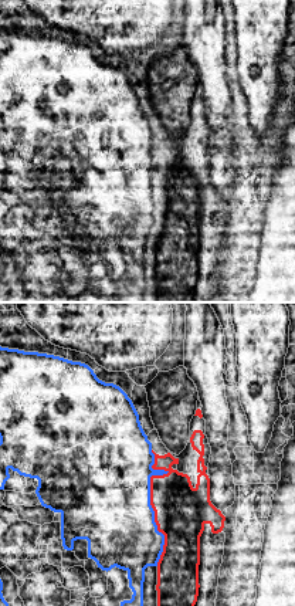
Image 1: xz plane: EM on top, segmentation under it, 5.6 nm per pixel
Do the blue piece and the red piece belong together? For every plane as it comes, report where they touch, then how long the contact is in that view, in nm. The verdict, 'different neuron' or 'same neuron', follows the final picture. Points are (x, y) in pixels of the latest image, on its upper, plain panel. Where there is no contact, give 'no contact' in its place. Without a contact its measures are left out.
(149, 182) | 650 nm

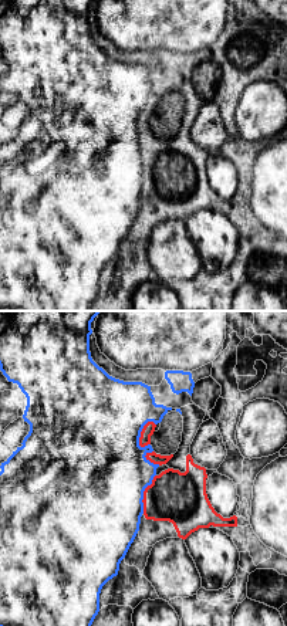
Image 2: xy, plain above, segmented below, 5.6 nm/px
(139, 115) | 170 nm

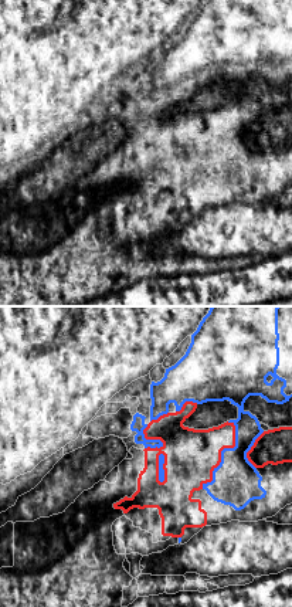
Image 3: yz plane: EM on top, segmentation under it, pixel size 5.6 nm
(221, 135) | 420 nm

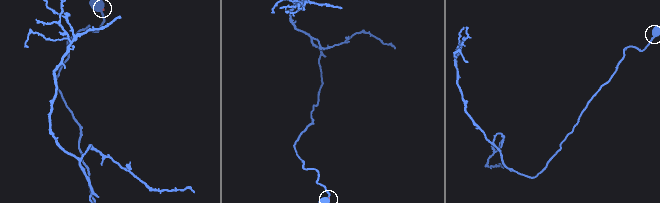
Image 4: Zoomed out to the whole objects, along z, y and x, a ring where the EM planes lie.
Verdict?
different neuron

